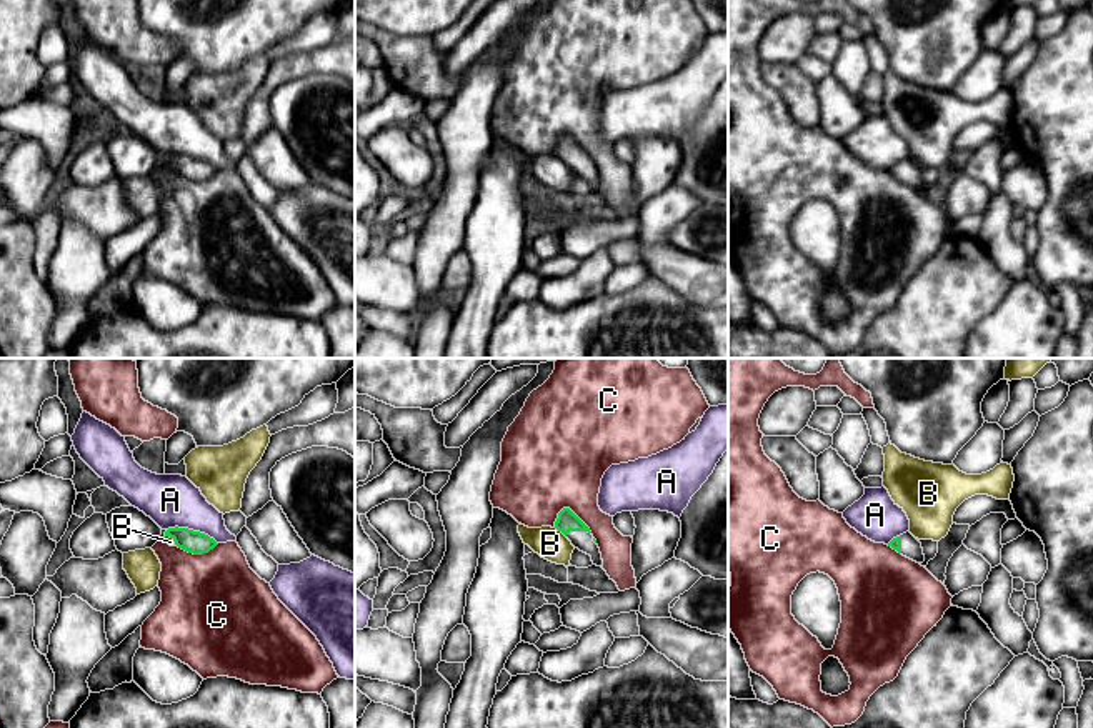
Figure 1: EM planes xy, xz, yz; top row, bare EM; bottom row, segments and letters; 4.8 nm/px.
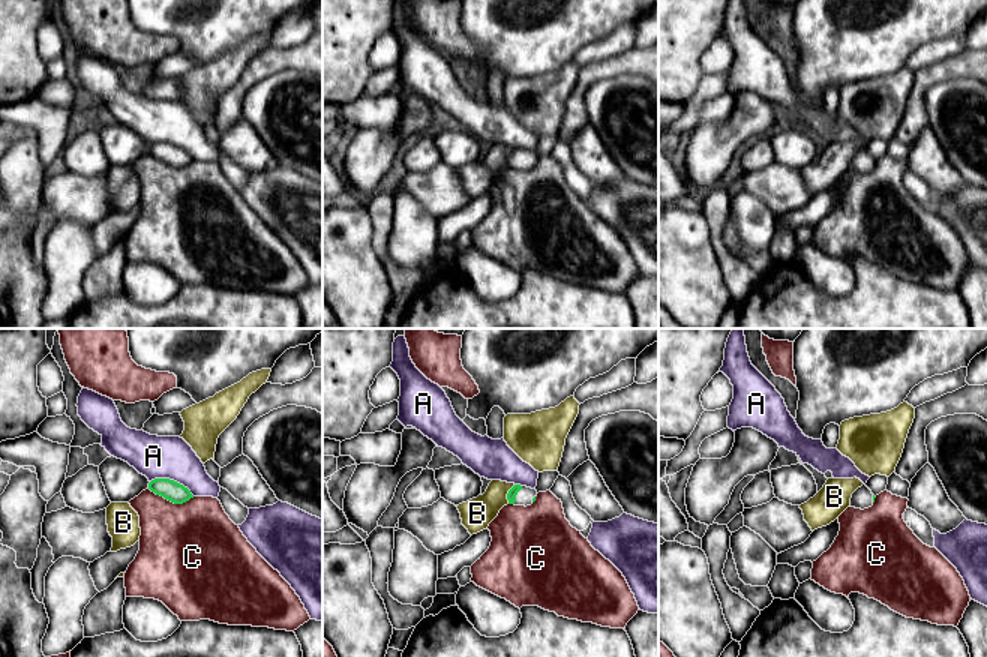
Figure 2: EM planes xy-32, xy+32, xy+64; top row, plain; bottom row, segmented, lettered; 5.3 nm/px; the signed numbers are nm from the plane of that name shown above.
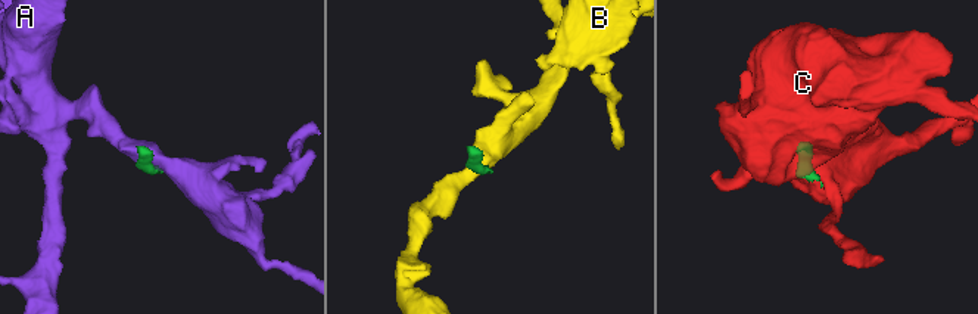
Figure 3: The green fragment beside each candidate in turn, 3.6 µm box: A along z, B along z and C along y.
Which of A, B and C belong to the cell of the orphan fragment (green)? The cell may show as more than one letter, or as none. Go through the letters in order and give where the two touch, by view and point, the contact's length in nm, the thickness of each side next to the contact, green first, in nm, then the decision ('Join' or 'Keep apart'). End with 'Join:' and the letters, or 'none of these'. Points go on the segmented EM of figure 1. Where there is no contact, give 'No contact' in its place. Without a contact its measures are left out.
A: Touches green at xy (192, 530). Shared border 260 nm. Thickness 110 nm (green) against 260 nm. Keep apart
B: Touches green at xz (560, 530). Shared border 80 nm. Thickness 100 nm (green) against 150 nm. Keep apart
C: Touches green at xz (572, 512). Shared border 200 nm. Thickness 100 nm (green) against 440 nm. Keep apart
Join: none of these

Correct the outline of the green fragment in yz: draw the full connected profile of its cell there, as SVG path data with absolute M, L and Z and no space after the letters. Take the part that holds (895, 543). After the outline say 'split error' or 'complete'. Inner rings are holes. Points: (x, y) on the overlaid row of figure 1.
M910 531L893 538L888 546L916 563L925 561L921 543Z | split error

